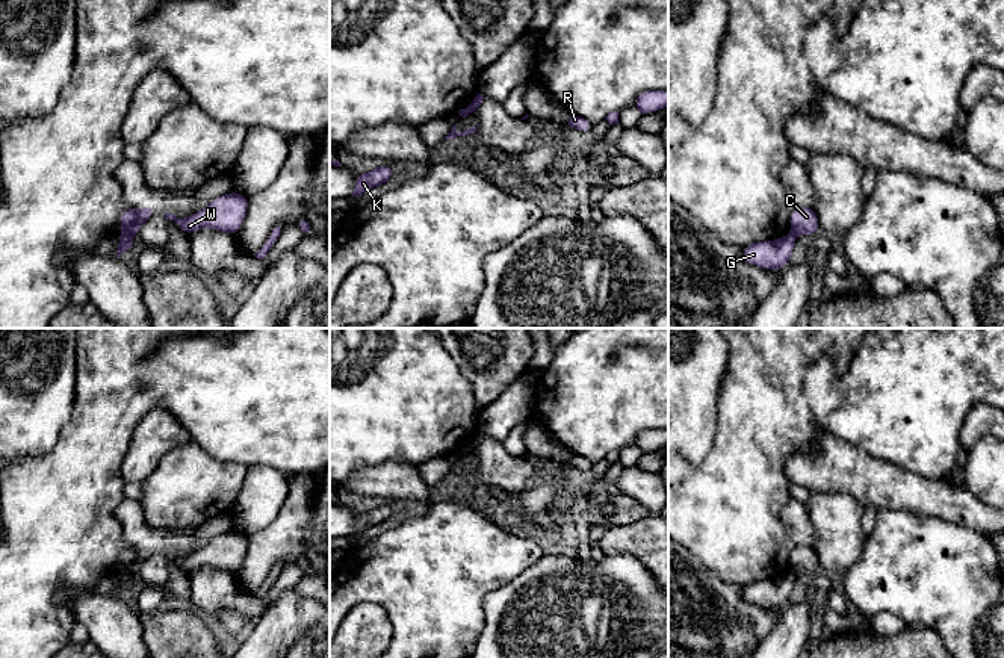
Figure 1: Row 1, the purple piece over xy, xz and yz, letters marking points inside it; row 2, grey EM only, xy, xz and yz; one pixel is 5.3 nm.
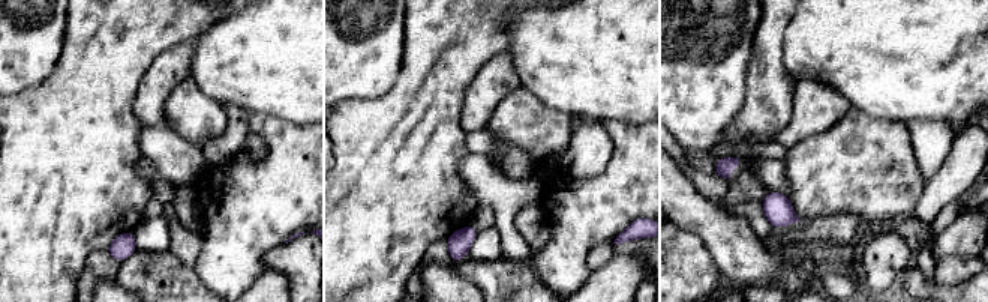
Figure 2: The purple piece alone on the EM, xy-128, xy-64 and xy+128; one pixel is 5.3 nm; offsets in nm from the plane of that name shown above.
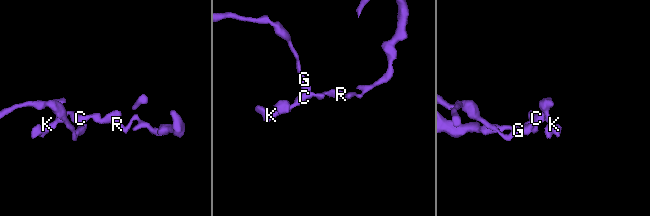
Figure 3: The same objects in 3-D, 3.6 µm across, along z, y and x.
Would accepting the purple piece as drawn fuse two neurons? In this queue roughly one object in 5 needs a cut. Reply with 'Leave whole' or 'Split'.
Split

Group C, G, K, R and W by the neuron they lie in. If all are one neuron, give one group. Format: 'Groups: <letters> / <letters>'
Groups: C K R W / G

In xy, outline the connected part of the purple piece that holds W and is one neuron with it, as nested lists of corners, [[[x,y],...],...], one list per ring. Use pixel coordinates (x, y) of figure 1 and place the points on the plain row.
[[[233,529],[215,537],[209,545],[186,558],[178,558],[172,552],[163,555],[172,558],[187,575],[198,567],[216,567],[236,573],[242,566],[246,548],[248,537]]]

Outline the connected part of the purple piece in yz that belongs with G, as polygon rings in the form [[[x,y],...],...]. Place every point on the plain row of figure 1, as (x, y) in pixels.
[[[792,572],[767,581],[755,581],[744,587],[742,597],[762,608],[783,608],[794,590],[795,575]]]

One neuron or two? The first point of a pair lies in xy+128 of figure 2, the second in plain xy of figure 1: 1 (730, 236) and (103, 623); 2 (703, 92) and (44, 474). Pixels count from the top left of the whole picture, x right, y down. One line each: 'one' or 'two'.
1: one
2: two

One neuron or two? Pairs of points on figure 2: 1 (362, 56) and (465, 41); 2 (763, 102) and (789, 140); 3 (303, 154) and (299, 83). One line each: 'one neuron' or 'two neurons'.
1: two neurons
2: two neurons
3: two neurons

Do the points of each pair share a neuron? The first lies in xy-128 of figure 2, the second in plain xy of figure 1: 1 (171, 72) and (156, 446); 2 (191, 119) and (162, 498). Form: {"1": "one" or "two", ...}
{"1": "one", "2": "one"}

